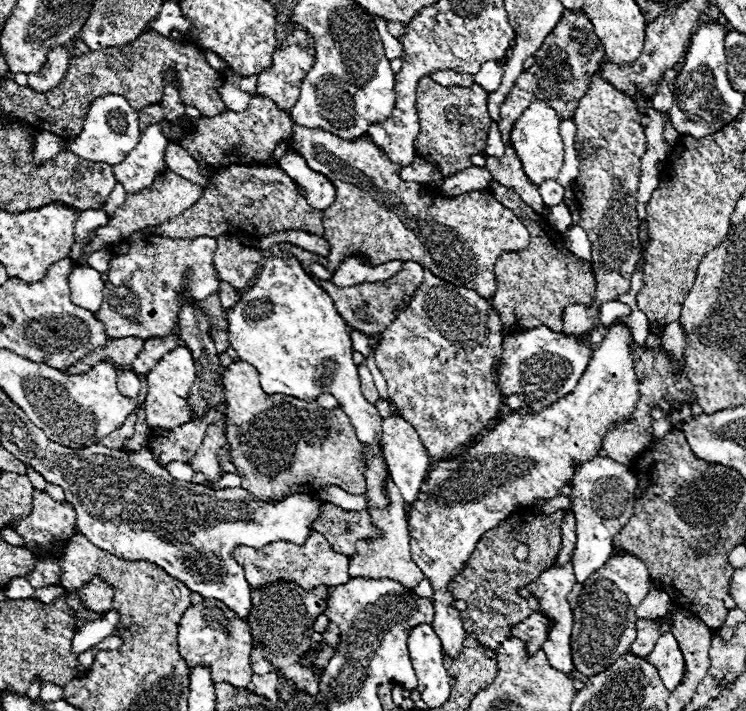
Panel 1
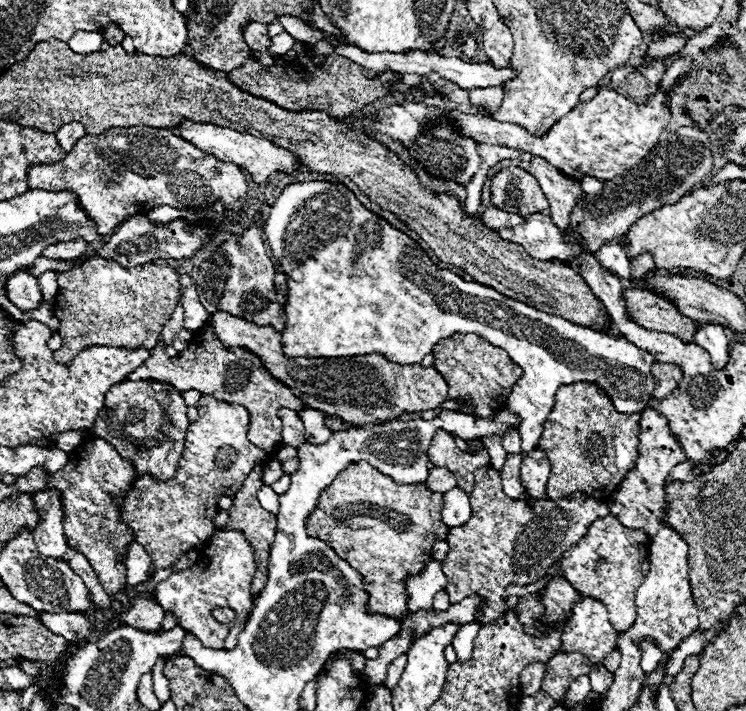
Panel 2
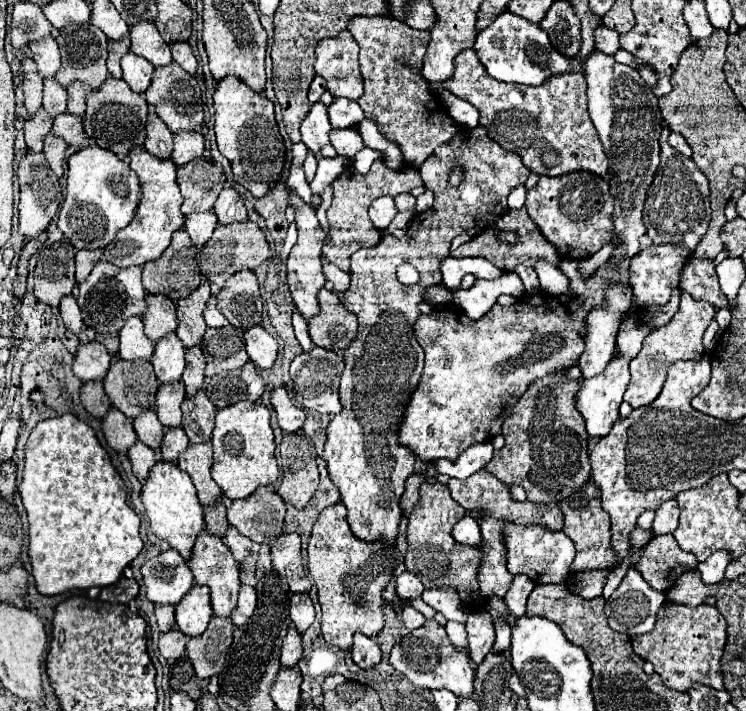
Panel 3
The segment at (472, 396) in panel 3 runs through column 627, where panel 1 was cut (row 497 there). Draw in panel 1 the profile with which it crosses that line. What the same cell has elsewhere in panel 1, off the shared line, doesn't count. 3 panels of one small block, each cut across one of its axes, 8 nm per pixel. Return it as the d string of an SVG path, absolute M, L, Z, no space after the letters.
M232 362L224 372L224 392L228 404L226 432L232 446L232 462L236 464L236 474L242 478L244 490L252 492L260 500L280 500L298 492L316 494L322 486L340 486L348 494L366 492L366 462L362 456L362 444L358 442L354 428L342 408L324 410L316 402L304 402L280 394L266 394L260 388L256 368L244 362Z

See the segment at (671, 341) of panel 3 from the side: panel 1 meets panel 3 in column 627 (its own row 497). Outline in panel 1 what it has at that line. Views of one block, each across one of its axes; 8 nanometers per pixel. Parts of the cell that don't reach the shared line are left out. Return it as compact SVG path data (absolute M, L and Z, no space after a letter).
M388 482L388 494L392 500L392 506L388 510L372 510L370 518L376 526L380 526L386 534L384 538L376 540L358 540L356 542L356 556L350 558L350 576L352 578L370 578L370 580L394 580L404 584L404 588L414 588L420 580L424 580L424 572L412 562L410 558L410 544L408 544L408 524L404 520L404 500L400 496L400 490L394 486L394 482Z

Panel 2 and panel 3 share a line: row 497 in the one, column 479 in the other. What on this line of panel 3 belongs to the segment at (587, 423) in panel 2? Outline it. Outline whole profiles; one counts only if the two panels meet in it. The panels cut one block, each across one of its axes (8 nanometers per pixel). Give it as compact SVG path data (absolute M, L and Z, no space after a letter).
M422 484L420 488L420 500L414 506L410 518L408 518L408 550L404 556L406 570L416 574L424 588L442 588L442 586L454 586L464 608L468 612L480 612L486 608L488 598L480 596L478 590L478 570L480 560L484 556L482 548L478 546L464 546L458 544L452 538L454 524L466 514L466 510L452 500L446 484Z

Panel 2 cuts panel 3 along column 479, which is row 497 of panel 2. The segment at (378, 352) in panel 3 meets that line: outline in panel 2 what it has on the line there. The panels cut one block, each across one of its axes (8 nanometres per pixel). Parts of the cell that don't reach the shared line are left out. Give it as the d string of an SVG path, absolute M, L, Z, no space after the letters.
M208 394L198 404L200 418L186 432L184 454L172 480L160 484L150 476L138 478L122 506L120 520L132 528L134 540L144 546L154 562L154 570L170 568L190 548L204 544L214 532L214 516L218 514L218 498L234 496L256 462L266 462L268 454L250 444L250 414L238 406L220 402Z

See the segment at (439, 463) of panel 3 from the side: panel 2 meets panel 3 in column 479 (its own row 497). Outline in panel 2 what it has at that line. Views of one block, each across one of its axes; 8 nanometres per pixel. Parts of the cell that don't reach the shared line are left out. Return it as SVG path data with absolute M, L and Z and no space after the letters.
M452 488L444 494L444 506L442 506L442 520L448 524L448 528L464 524L472 516L472 506L470 506L470 496L460 490Z

